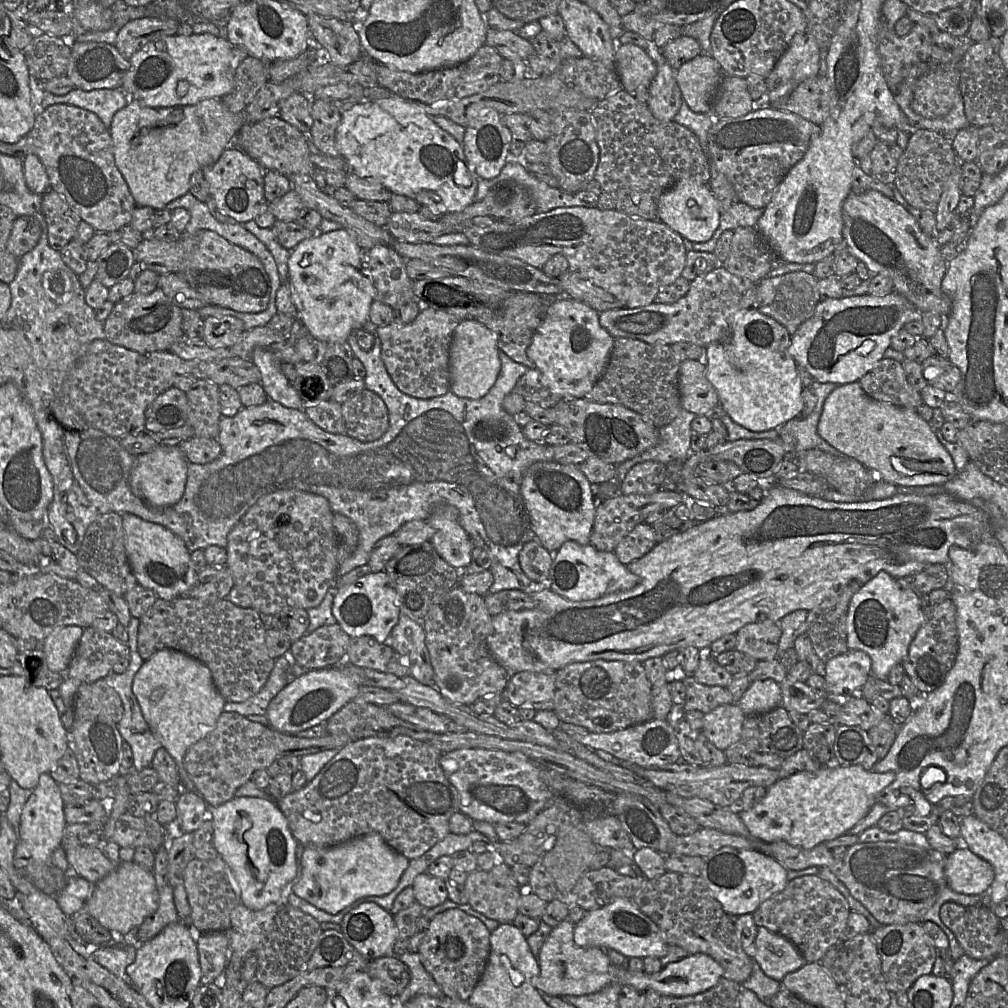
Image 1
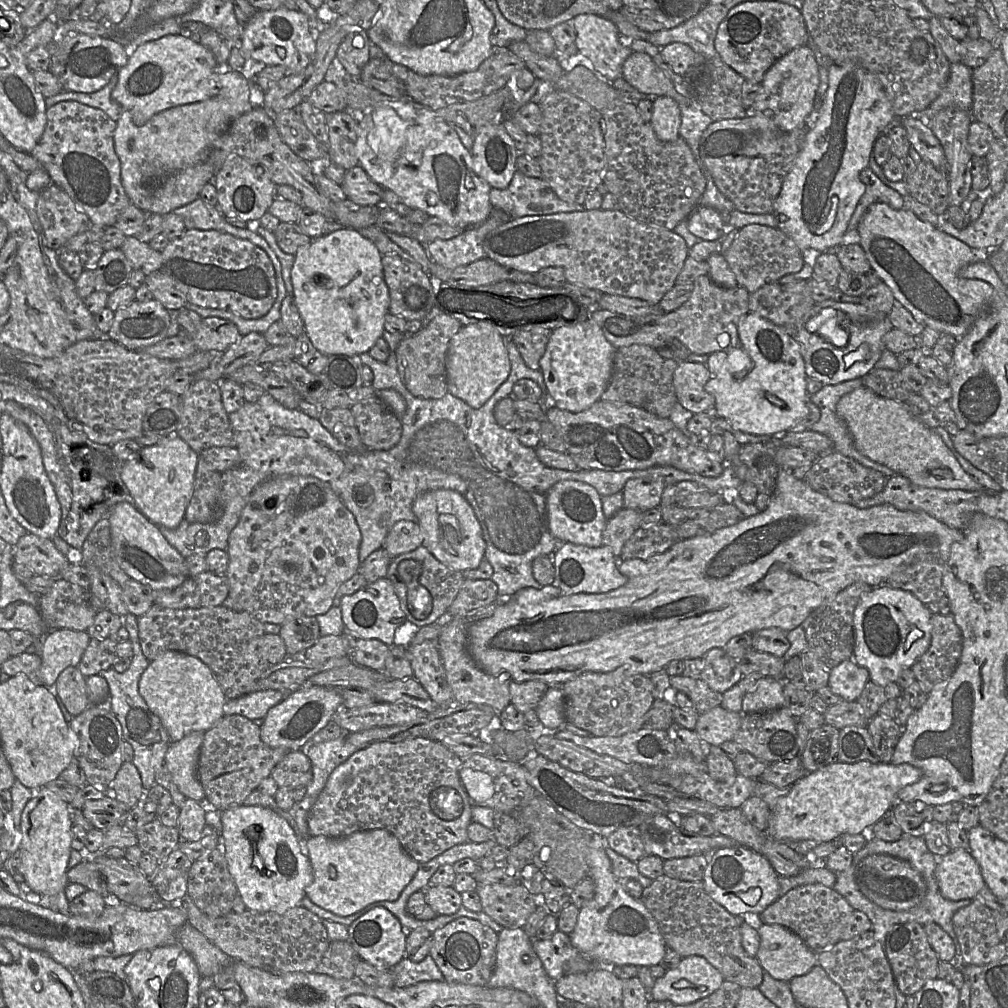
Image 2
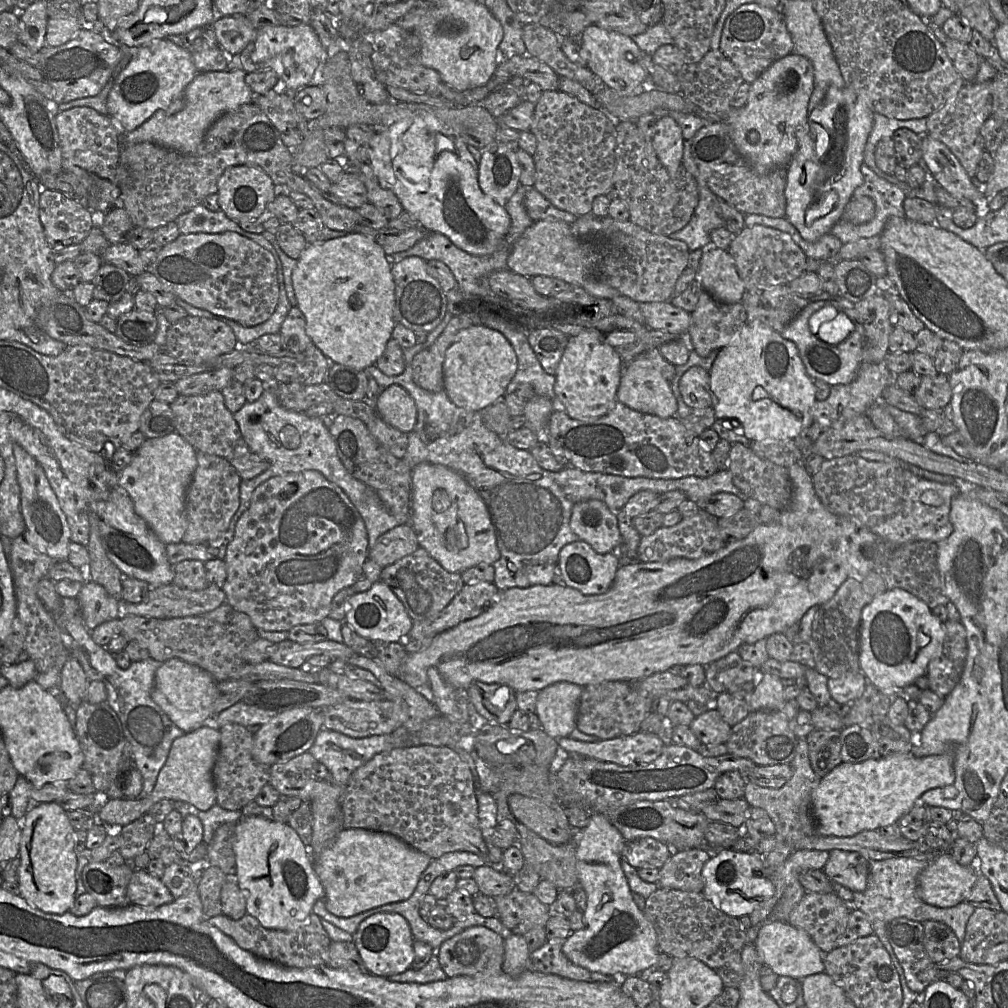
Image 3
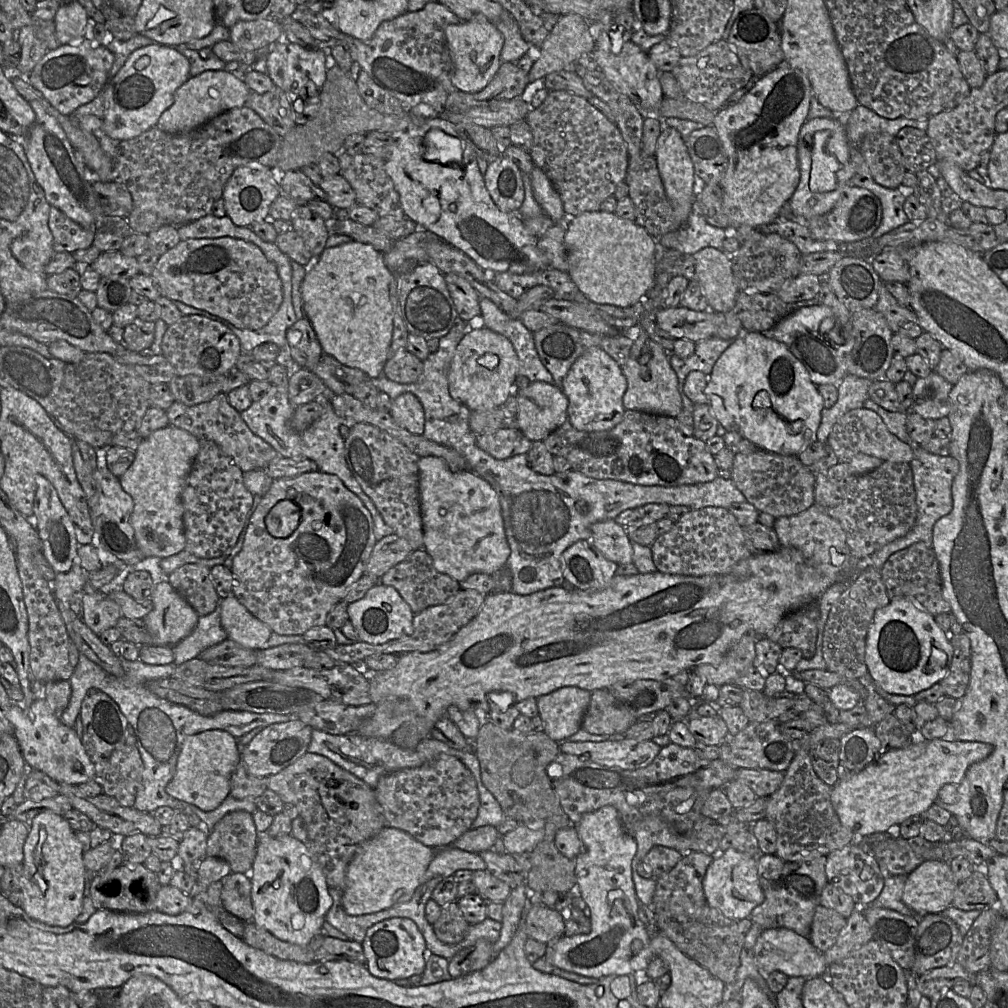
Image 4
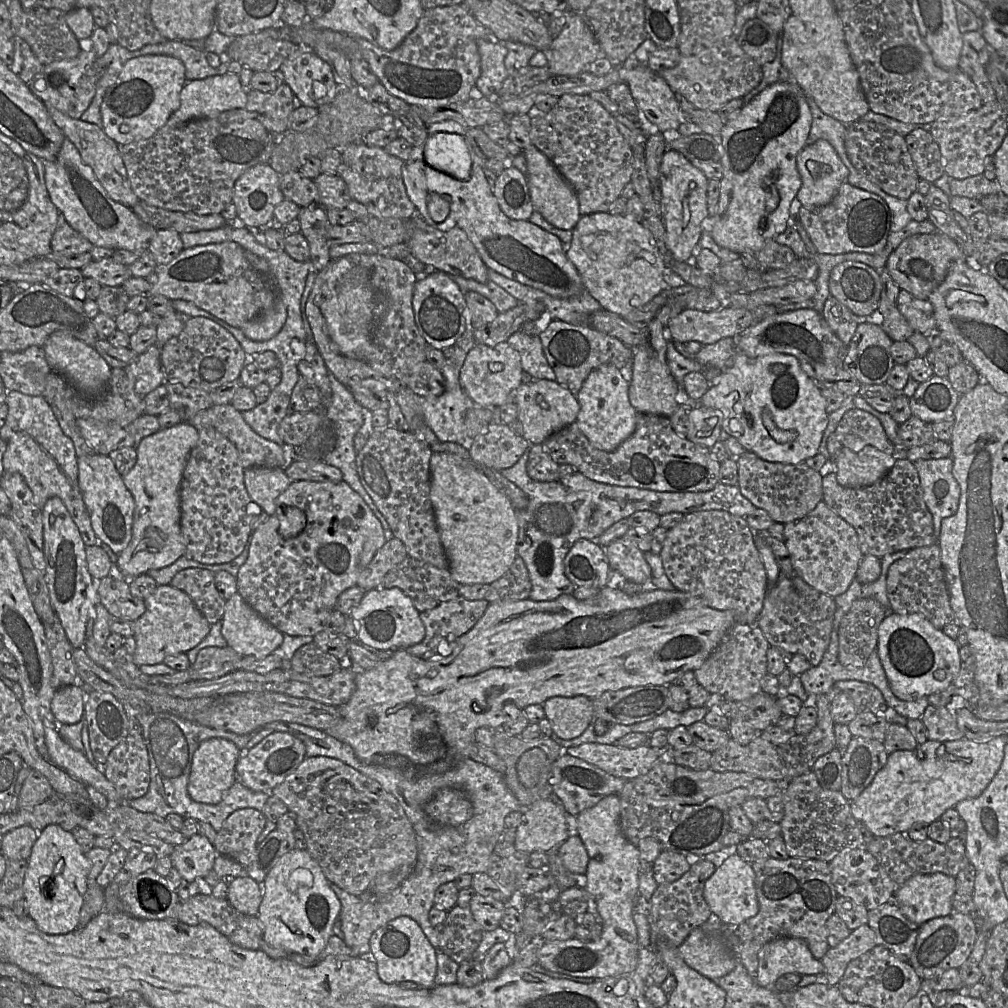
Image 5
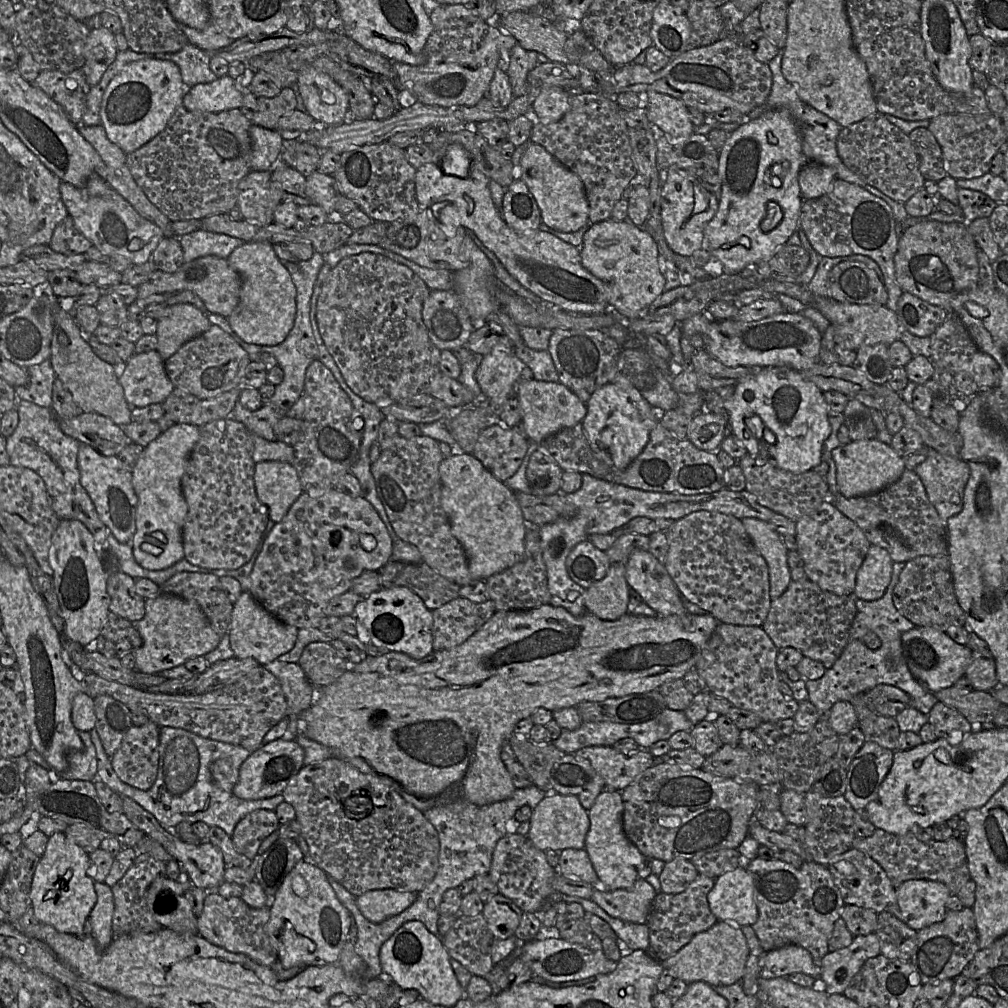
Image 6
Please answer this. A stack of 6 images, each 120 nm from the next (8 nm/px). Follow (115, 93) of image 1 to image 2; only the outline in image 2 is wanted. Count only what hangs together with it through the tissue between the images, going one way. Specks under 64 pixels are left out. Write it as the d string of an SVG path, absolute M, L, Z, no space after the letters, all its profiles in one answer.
M118 73L114 74L108 84L92 93L62 91L54 96L45 98L46 107L49 108L61 101L76 101L82 104L103 110L109 118L117 121L121 106L111 98L111 93L118 82Z

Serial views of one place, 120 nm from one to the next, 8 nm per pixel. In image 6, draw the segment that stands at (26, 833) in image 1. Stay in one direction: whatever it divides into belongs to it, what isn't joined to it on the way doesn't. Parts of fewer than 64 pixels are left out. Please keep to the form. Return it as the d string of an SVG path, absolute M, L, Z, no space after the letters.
M64 832L54 833L49 837L45 852L40 857L33 874L29 894L31 908L40 923L48 924L60 933L82 936L84 935L85 922L89 918L97 900L94 886L95 881L91 877L89 854L76 844L72 843Z

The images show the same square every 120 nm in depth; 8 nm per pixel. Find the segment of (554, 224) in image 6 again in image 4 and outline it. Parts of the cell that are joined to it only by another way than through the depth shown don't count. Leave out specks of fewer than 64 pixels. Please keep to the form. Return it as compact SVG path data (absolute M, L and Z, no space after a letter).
M537 166L531 172L531 183L535 199L555 223L565 223L562 200L546 174Z

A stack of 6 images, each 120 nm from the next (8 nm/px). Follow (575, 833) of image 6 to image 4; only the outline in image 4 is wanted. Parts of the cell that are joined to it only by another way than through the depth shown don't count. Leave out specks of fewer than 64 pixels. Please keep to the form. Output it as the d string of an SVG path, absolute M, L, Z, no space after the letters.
M535 820L529 824L519 824L514 830L502 836L507 853L532 852L544 839L545 821Z

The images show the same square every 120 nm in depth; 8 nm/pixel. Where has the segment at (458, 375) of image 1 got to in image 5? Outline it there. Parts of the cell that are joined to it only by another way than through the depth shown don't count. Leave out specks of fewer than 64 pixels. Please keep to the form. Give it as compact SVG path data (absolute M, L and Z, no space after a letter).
M506 342L492 347L475 344L465 358L459 381L475 406L492 409L504 404L509 396L515 395L516 389L522 384L522 371L520 355Z

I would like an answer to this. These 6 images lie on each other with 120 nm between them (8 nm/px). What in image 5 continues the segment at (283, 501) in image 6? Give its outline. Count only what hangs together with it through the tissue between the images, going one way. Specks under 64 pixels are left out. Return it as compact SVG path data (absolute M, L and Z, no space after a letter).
M250 467L244 470L244 483L252 500L268 515L274 515L276 499L292 481L282 468Z

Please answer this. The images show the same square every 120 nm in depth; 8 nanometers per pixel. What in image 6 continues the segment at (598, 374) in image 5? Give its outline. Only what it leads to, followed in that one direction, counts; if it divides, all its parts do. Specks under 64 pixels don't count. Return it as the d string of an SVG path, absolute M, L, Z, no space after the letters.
M607 383L597 389L585 405L587 413L581 424L592 451L601 461L619 470L628 467L643 451L649 441L650 432L666 412L649 404L641 392L630 383Z

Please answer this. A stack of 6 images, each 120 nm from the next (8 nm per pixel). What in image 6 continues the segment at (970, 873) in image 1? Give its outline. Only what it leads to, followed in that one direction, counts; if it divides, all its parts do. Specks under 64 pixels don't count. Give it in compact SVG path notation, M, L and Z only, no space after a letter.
M911 879L896 889L896 899L886 911L915 931L944 920L951 892L941 882Z

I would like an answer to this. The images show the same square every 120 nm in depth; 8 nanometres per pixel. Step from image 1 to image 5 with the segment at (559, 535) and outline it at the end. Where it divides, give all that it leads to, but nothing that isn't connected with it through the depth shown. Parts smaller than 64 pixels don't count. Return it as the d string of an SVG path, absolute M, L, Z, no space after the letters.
M620 537L604 548L612 570L623 578L637 584L649 584L651 568L635 542L630 538Z

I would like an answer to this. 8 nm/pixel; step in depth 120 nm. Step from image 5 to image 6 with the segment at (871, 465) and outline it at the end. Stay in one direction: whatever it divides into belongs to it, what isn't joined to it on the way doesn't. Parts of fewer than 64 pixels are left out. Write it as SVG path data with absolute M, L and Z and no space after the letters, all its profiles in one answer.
M876 439L860 440L832 450L836 465L837 489L847 498L859 497L883 490L896 482L906 469L903 457L888 444Z

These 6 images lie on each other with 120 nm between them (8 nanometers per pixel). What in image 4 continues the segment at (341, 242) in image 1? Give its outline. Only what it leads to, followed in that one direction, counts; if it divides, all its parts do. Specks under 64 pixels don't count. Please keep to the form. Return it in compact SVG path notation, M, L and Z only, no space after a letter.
M358 241L325 248L321 255L315 258L315 265L302 281L301 297L304 312L312 324L323 352L343 365L360 369L370 379L381 376L389 359L393 336L394 312L390 299L390 284L397 274L387 268L382 253L372 245Z

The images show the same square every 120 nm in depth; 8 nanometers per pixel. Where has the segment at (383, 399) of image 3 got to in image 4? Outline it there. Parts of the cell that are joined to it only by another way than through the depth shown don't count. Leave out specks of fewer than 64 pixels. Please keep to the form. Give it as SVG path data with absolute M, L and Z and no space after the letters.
M412 393L400 394L392 400L389 414L402 428L415 435L423 435L425 429L424 409Z

